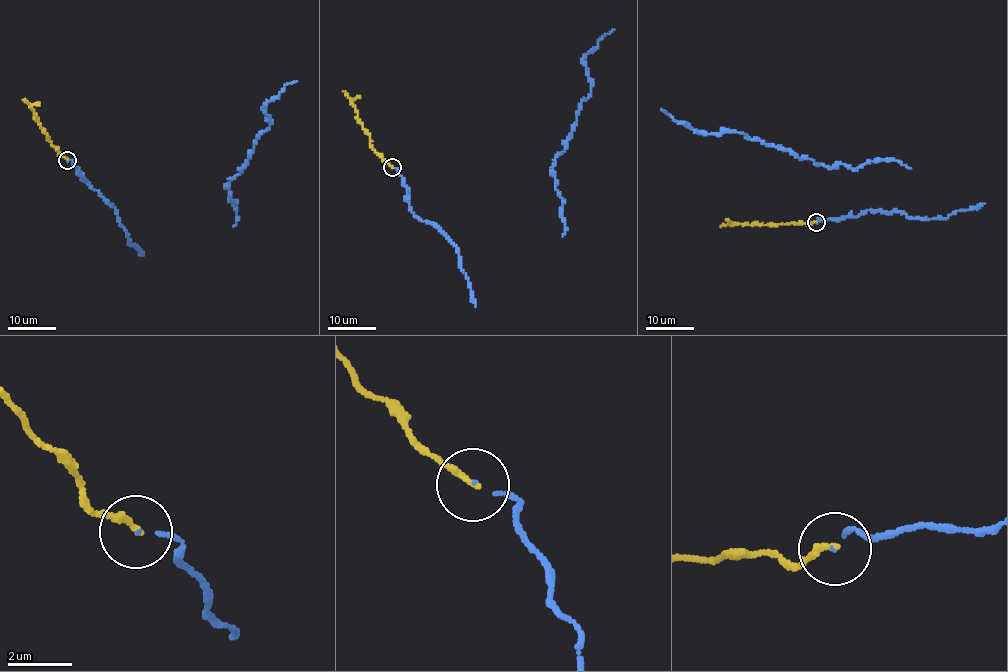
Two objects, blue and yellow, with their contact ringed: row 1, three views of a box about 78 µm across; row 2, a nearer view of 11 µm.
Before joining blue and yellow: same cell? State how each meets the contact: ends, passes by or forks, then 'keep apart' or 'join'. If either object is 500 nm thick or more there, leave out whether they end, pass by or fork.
blue ends | yellow ends | join

